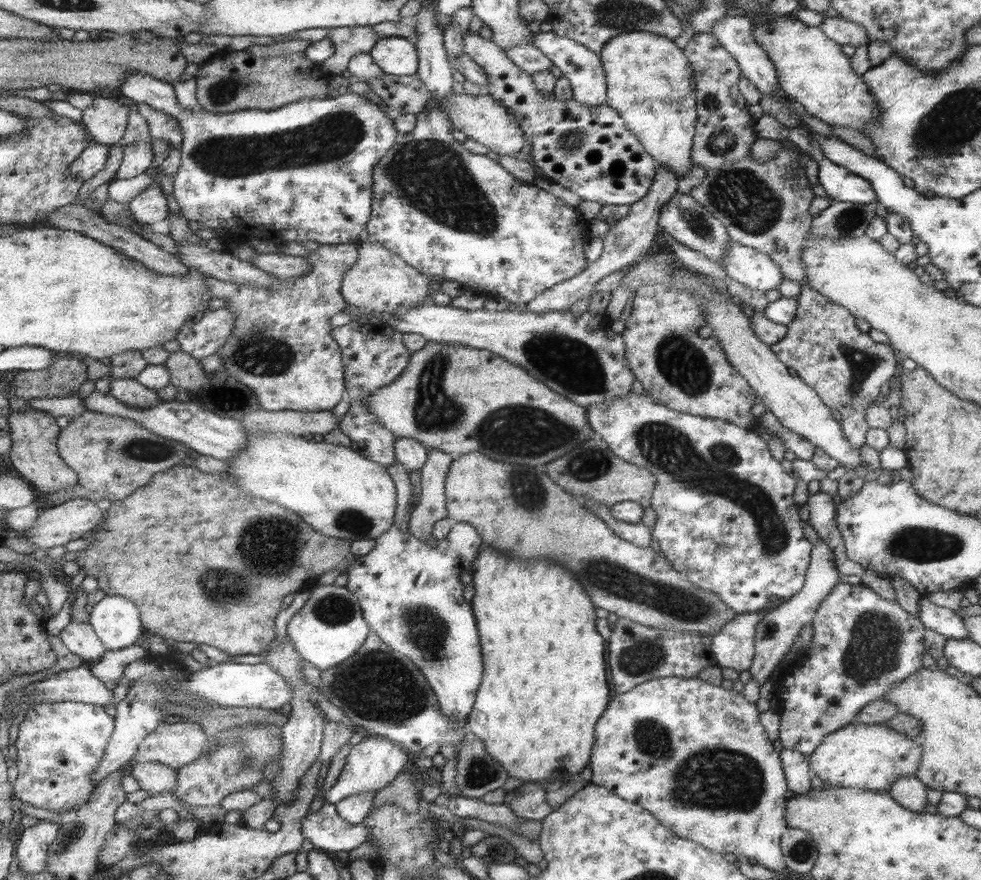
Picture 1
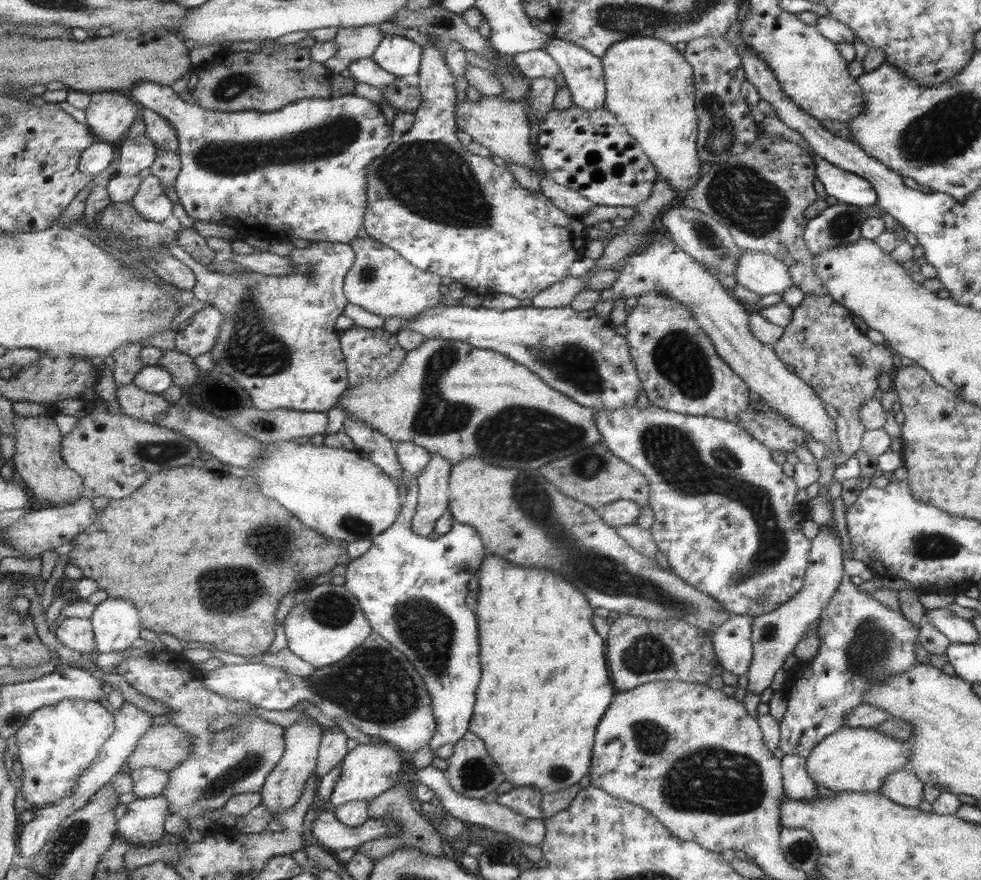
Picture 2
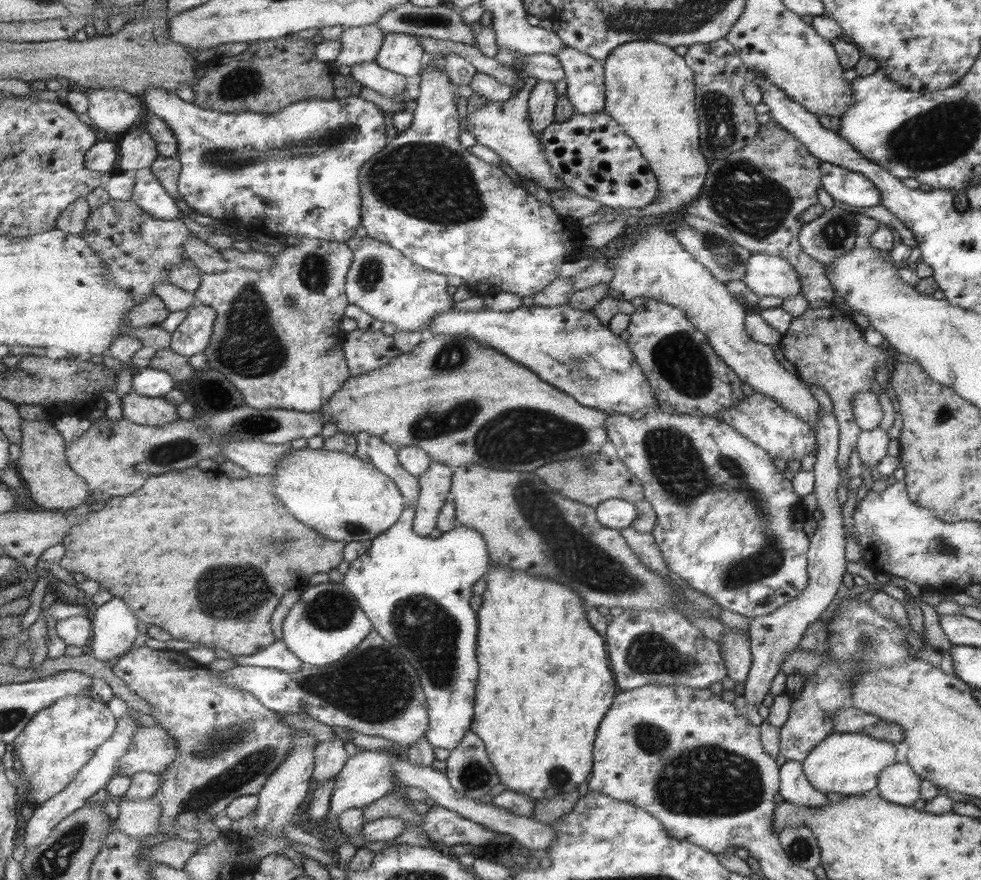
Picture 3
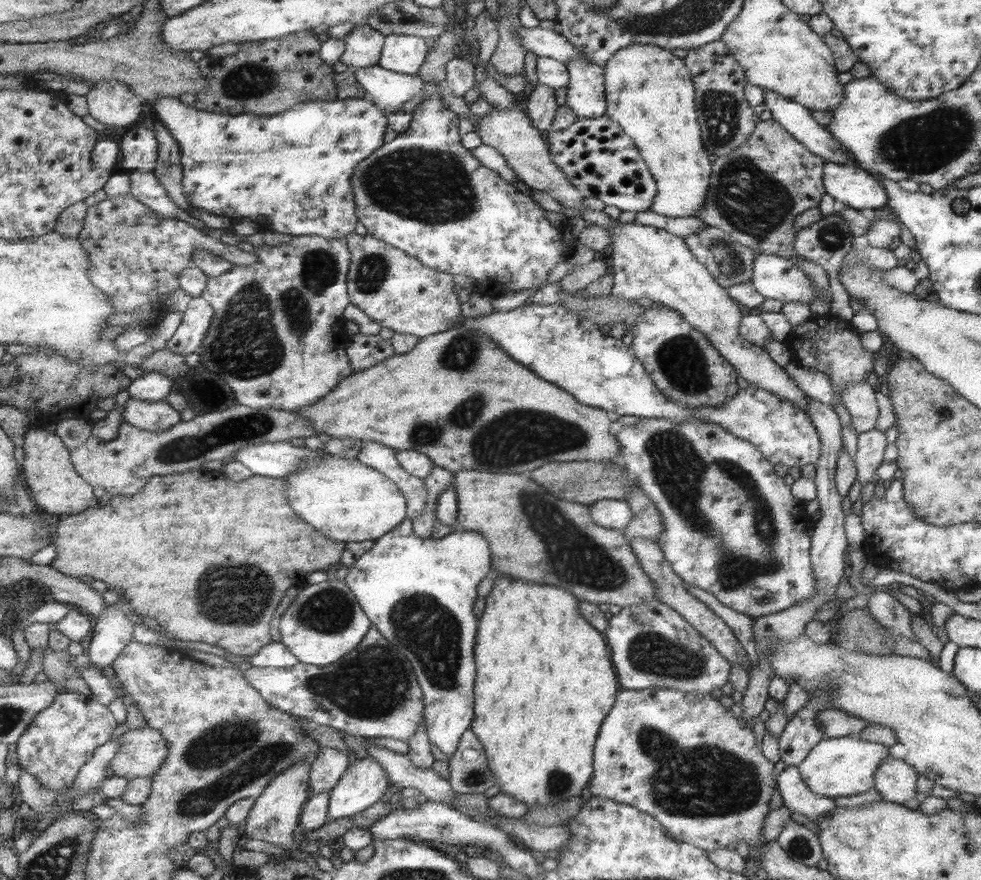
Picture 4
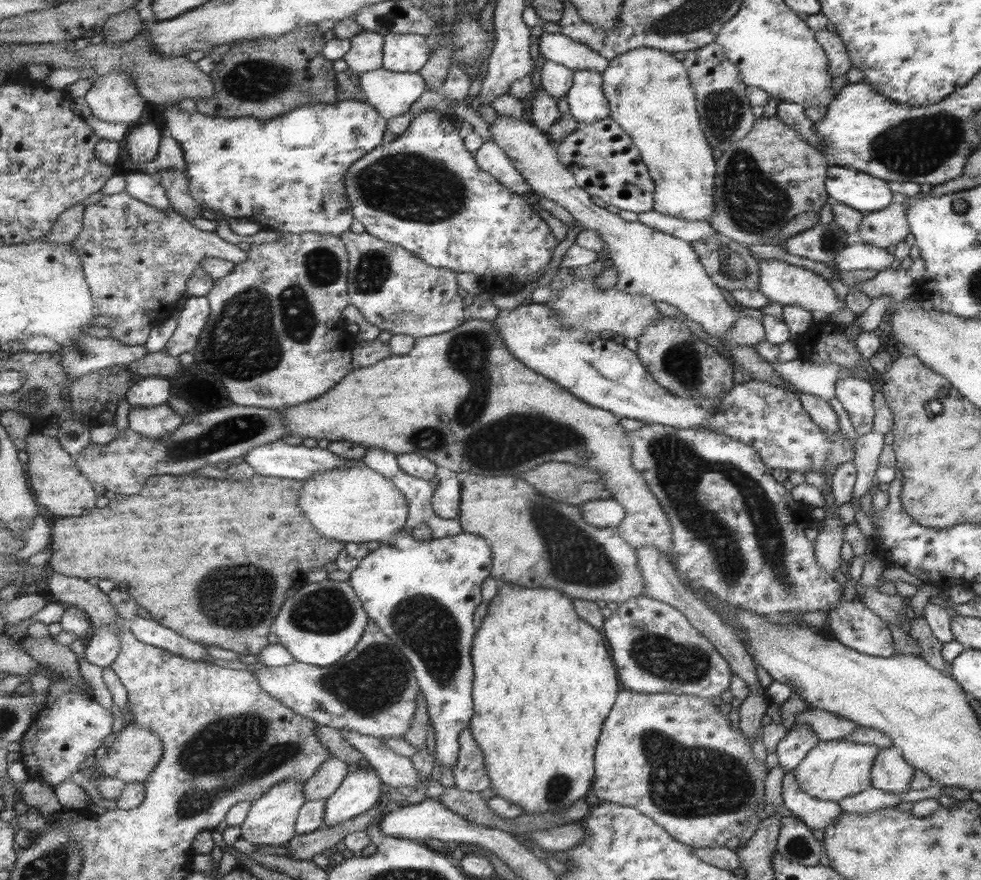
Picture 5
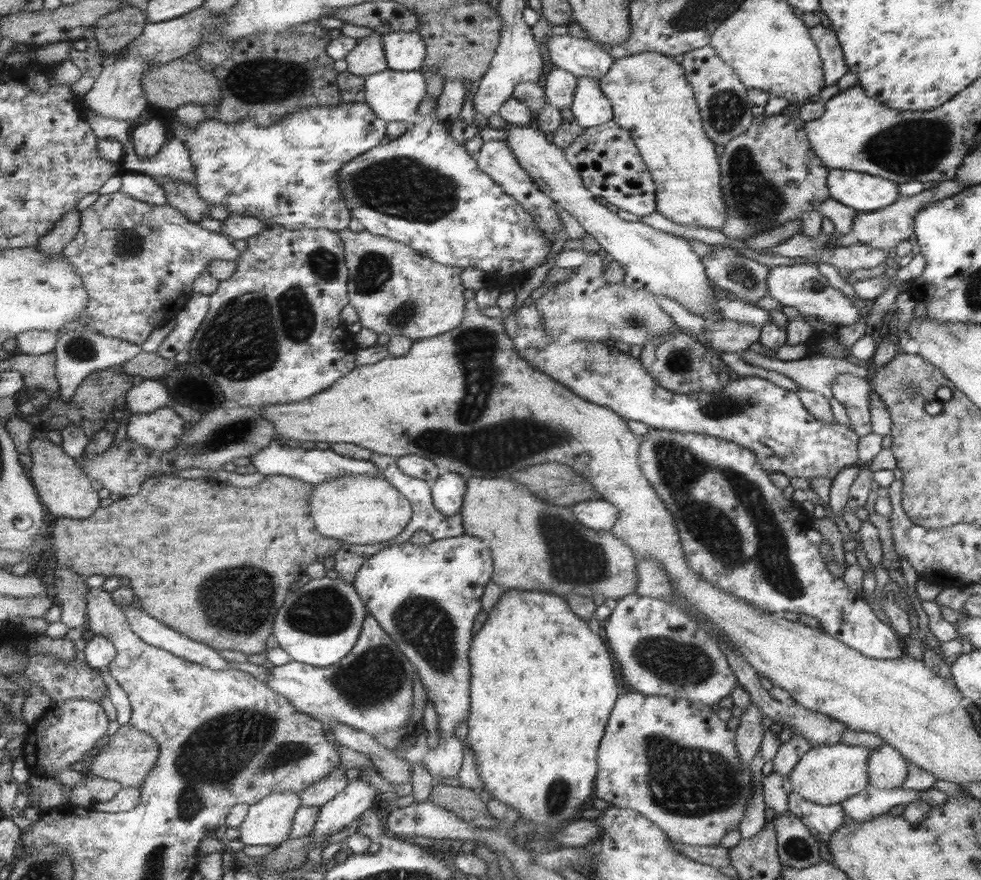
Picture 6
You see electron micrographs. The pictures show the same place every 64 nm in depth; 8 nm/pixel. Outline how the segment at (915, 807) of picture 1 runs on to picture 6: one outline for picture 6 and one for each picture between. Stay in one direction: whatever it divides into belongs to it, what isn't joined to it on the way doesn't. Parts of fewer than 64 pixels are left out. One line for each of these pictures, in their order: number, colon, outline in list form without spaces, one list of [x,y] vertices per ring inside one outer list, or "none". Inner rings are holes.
2: [[[903,768],[887,776],[885,786],[881,788],[881,796],[905,808],[917,808],[925,800],[923,786],[925,784],[909,768]]]
3: [[[897,762],[895,766],[889,766],[881,772],[877,782],[879,796],[891,804],[911,808],[911,804],[921,798],[921,778],[913,772],[913,768],[909,768],[909,764]]]
4: [[[889,756],[875,774],[875,790],[881,794],[883,802],[893,802],[903,806],[917,794],[919,774],[905,762]]]
5: [[[889,746],[885,750],[879,750],[873,762],[873,770],[871,770],[873,784],[871,786],[881,792],[901,794],[911,788],[913,776],[915,776],[915,770],[909,764],[905,764],[903,756],[893,752],[893,748]]]
6: [[[879,746],[869,752],[869,782],[875,788],[901,788],[907,778],[907,760],[893,746]]]

